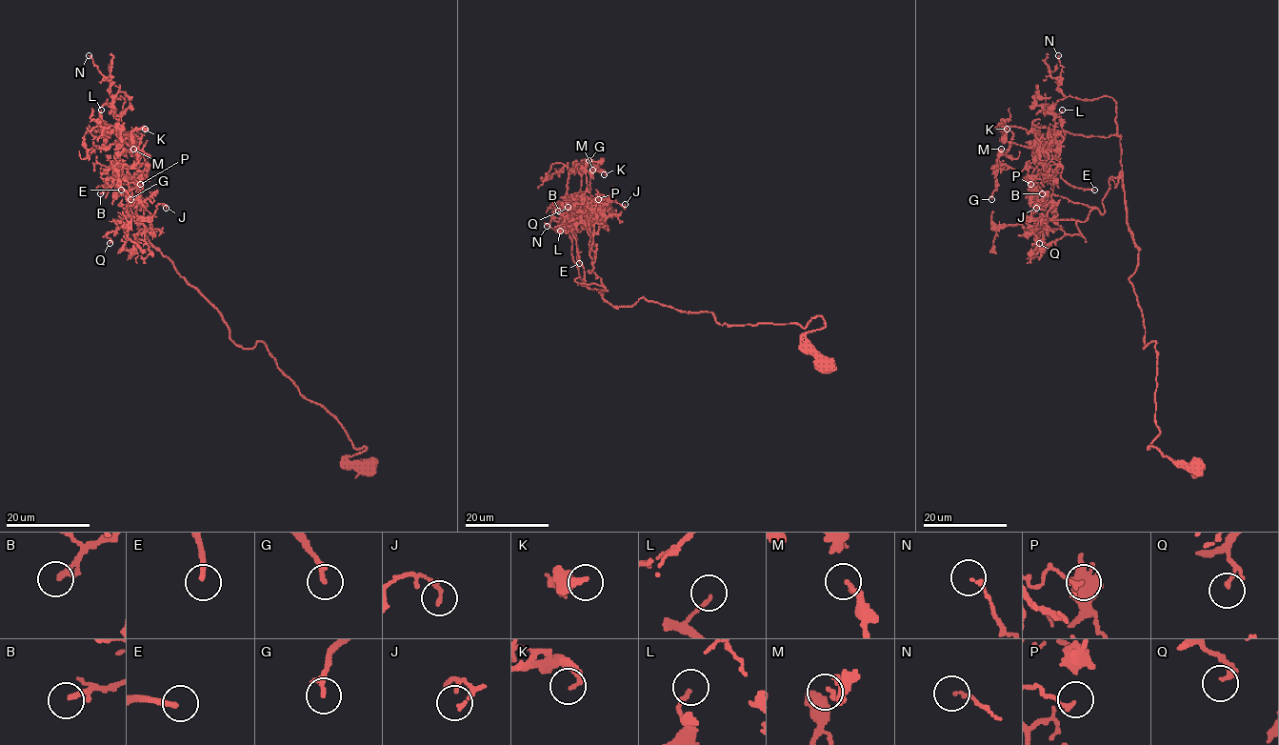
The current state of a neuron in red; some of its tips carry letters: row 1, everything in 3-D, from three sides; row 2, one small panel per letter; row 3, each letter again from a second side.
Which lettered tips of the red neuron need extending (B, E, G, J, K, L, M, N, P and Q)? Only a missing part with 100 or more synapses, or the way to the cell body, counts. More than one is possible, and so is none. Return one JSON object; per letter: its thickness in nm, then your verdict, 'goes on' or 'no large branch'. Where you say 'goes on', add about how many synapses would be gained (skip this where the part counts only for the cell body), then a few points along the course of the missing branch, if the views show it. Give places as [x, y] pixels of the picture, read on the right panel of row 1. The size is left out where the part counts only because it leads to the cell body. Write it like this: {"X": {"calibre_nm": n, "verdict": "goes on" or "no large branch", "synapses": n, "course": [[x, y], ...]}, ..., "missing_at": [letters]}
{"B": {"calibre_nm": 200, "verdict": "no large branch"}, "E": {"calibre_nm": 220, "verdict": "no large branch"}, "G": {"calibre_nm": 200, "verdict": "no large branch"}, "J": {"calibre_nm": 150, "verdict": "no large branch"}, "K": {"calibre_nm": 240, "verdict": "no large branch"}, "L": {"calibre_nm": 150, "verdict": "no large branch"}, "M": {"calibre_nm": 110, "verdict": "no large branch"}, "N": {"calibre_nm": 130, "verdict": "no large branch"}, "P": {"calibre_nm": 110, "verdict": "no large branch"}, "Q": {"calibre_nm": 110, "verdict": "no large branch"}, "missing_at": []}

